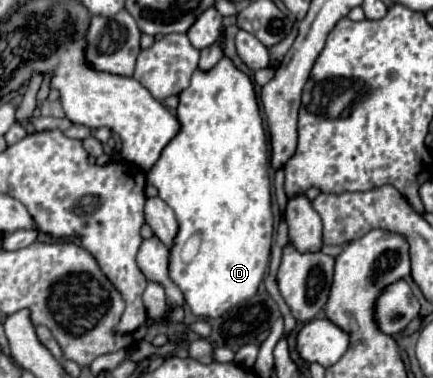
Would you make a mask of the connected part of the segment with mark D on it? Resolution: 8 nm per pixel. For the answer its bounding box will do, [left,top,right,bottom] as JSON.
[147,56,273,318]

